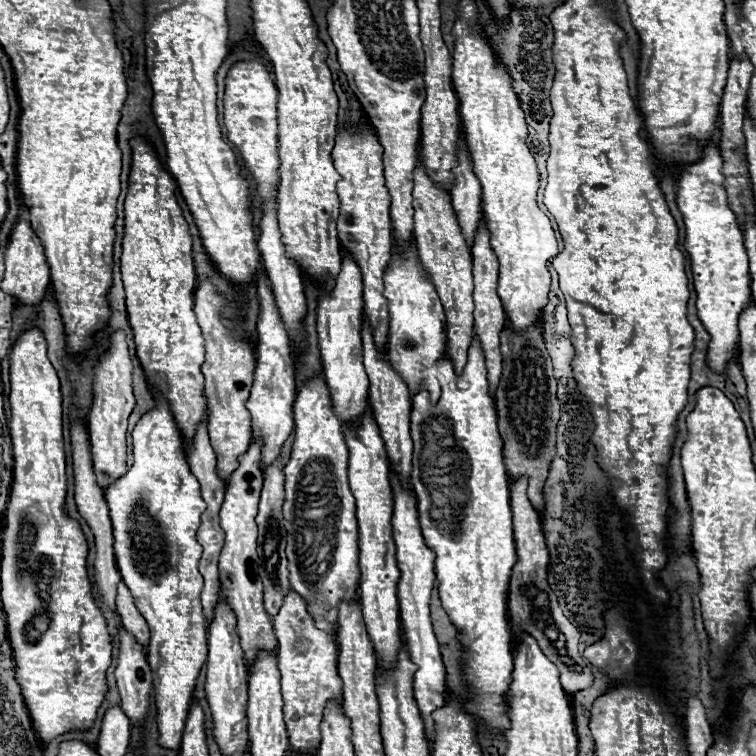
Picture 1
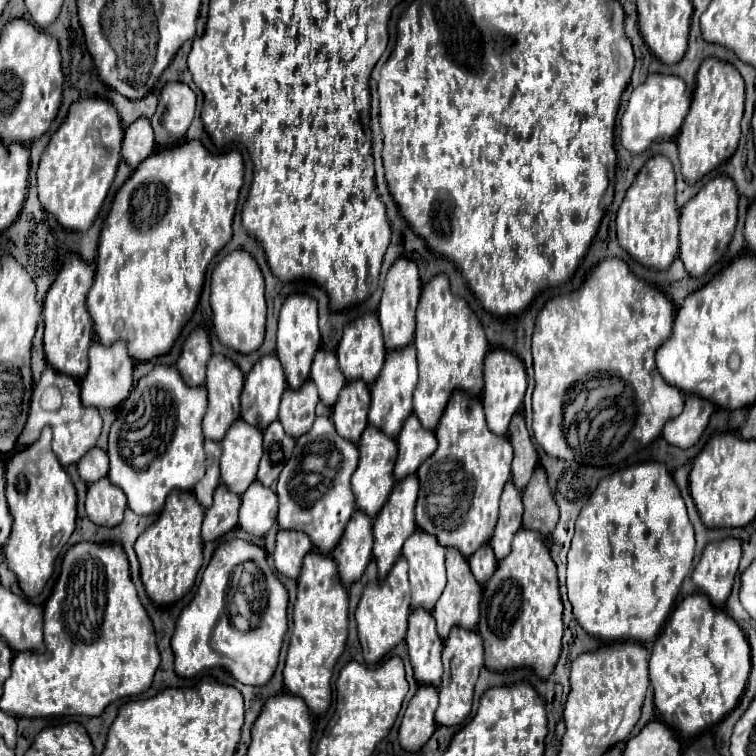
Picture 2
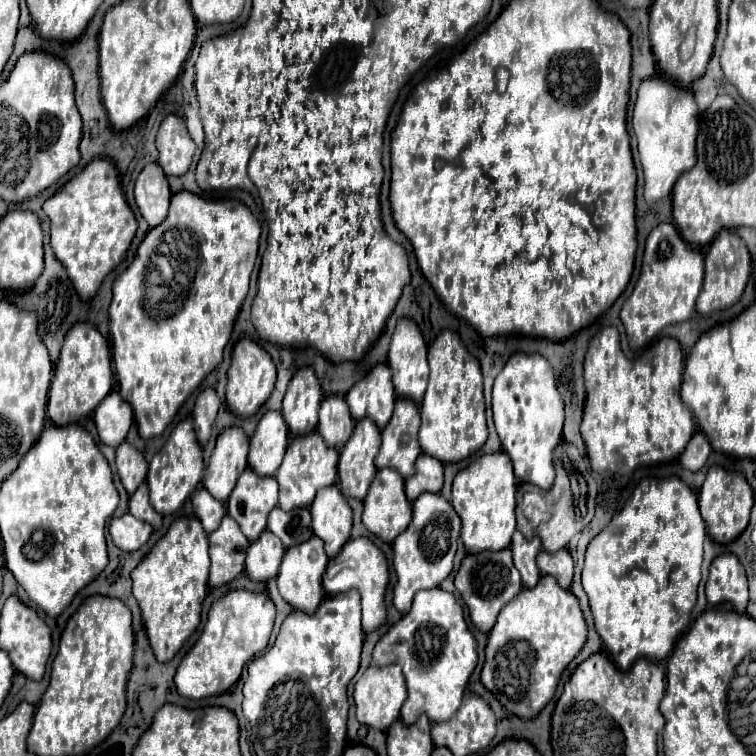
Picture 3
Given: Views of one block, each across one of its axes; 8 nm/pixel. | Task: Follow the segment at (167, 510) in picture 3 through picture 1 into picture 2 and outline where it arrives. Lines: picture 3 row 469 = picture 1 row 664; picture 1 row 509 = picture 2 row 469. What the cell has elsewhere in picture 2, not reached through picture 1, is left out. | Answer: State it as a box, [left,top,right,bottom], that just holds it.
[108,366,208,514]

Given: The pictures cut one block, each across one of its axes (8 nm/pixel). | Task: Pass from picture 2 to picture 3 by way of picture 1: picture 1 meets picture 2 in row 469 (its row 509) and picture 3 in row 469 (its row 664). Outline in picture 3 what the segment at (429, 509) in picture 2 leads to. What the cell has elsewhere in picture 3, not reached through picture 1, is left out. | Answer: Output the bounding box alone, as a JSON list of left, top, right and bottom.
[452,452,516,552]

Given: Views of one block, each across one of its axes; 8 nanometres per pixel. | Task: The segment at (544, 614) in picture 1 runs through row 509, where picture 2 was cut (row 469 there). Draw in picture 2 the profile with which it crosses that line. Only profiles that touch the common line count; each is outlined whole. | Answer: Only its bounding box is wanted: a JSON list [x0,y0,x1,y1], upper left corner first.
[510,412,538,490]

